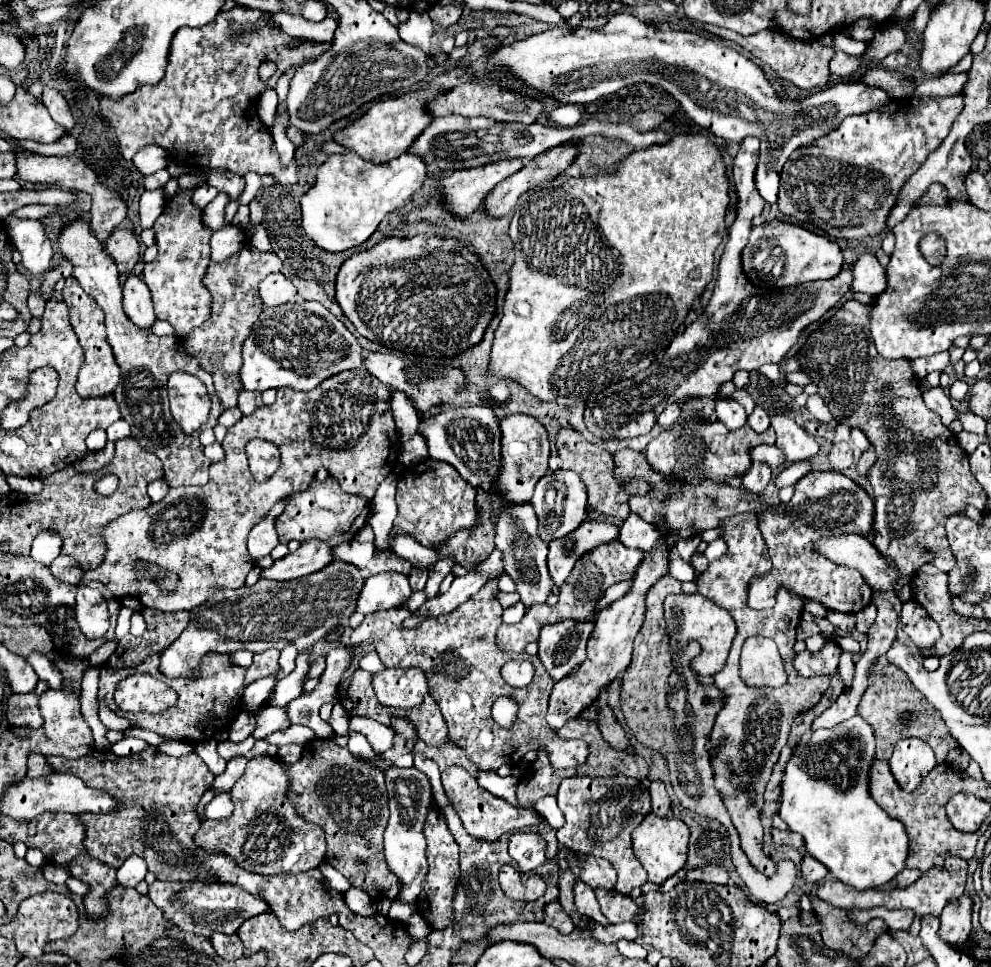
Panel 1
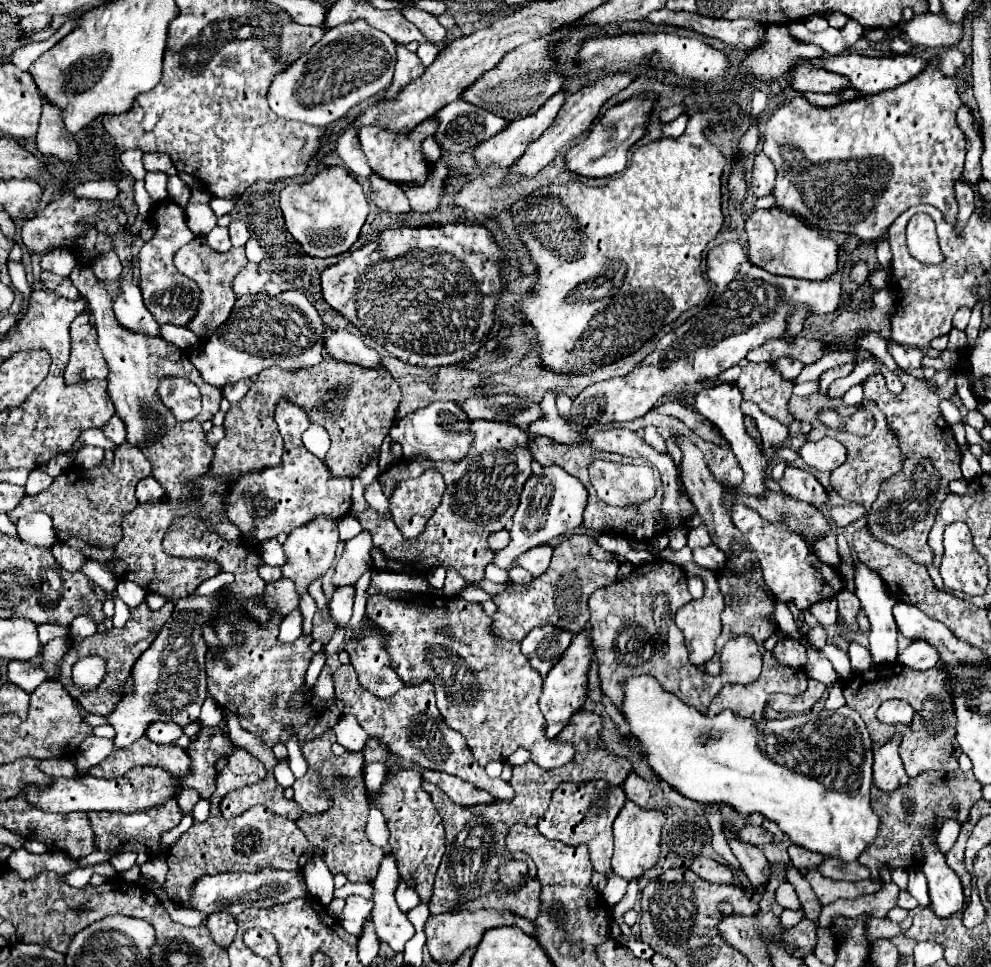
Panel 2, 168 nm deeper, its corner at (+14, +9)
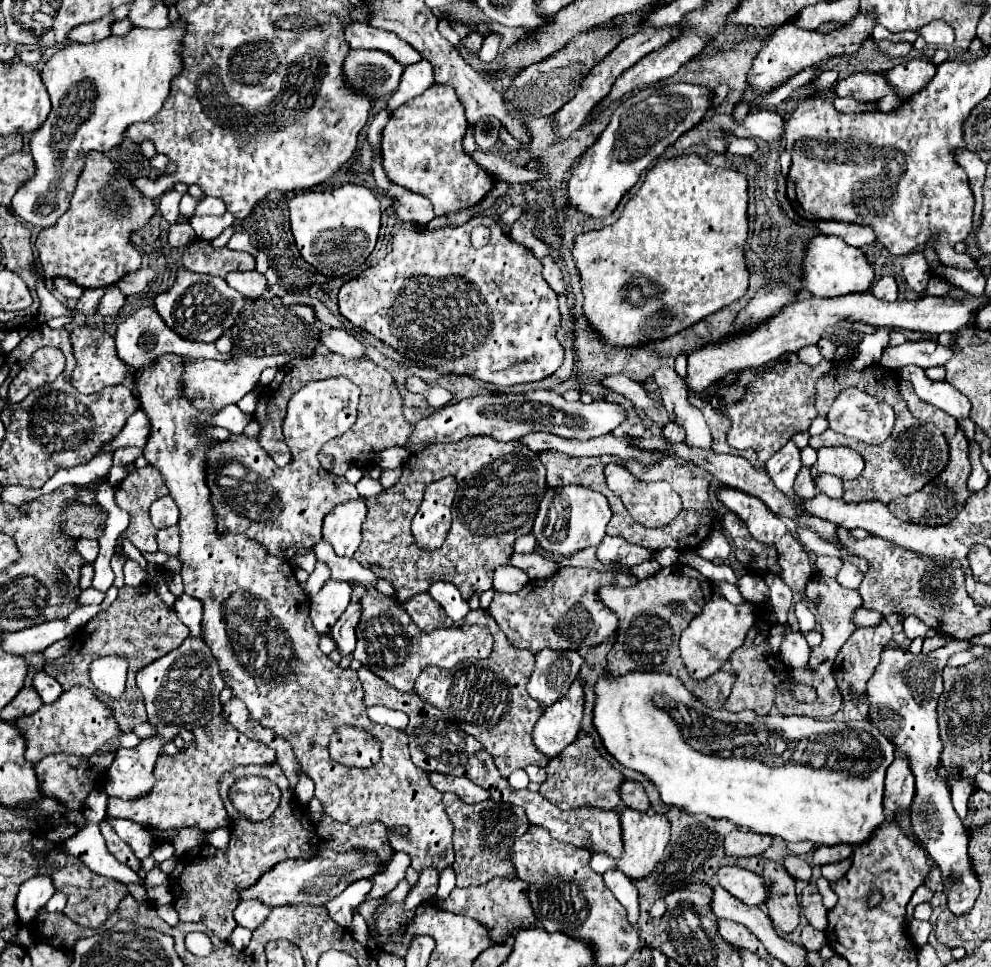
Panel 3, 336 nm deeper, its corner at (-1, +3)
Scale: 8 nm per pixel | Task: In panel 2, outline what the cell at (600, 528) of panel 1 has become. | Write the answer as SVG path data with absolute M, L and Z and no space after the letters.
M540 544L540 546L520 554L516 564L526 568L534 578L538 578L538 576L542 576L548 570L550 560L552 560L552 552L554 552L554 548L550 544Z

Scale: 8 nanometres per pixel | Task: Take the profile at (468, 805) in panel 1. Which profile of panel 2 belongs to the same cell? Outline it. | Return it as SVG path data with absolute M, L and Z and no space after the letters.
M424 770L422 774L424 780L436 784L444 794L448 794L448 798L458 804L458 806L476 806L476 804L492 804L494 798L484 792L484 790L476 790L472 784L460 780L458 776L440 772L440 770Z

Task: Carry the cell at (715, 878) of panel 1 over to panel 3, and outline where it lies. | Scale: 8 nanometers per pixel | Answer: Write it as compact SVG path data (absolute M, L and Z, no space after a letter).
M739 866L721 868L715 876L715 882L719 882L727 892L749 906L761 906L769 896L769 890L765 888L765 878Z

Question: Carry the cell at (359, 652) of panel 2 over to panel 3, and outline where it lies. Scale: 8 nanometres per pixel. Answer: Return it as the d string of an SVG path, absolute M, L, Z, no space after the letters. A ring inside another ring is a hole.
M349 582L353 592L351 600L361 604L361 620L357 624L357 648L353 658L357 658L365 668L369 668L379 678L387 680L401 692L411 692L417 676L427 666L437 666L451 670L459 660L465 658L489 658L493 636L487 628L481 626L453 626L439 628L433 632L421 632L409 618L409 614L399 606L391 596L381 594L375 584ZM383 656L397 656L393 666L383 664Z

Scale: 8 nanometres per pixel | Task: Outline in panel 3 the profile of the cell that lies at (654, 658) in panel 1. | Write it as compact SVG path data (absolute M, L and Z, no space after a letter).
M673 564L671 568L661 568L657 574L653 574L651 578L639 580L637 584L625 588L619 584L607 584L599 590L601 600L617 614L619 618L619 628L617 628L617 638L615 638L615 646L609 652L607 660L609 660L609 672L613 674L623 674L627 670L659 670L659 672L669 672L675 674L677 678L683 680L683 684L687 684L687 690L691 690L707 708L723 708L723 702L729 698L731 686L735 682L735 676L731 672L717 672L705 680L693 680L685 668L685 662L681 660L679 654L679 636L681 632L689 626L689 622L701 614L703 606L707 604L707 600L713 596L713 584L701 576L697 570L693 570L691 566L683 566L683 564Z

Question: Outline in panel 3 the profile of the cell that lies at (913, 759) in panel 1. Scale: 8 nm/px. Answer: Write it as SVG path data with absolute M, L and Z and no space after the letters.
M895 758L893 764L887 768L885 776L885 796L883 796L883 808L885 816L891 820L897 810L907 808L911 804L911 798L915 794L915 776L911 774L911 768L903 758Z

